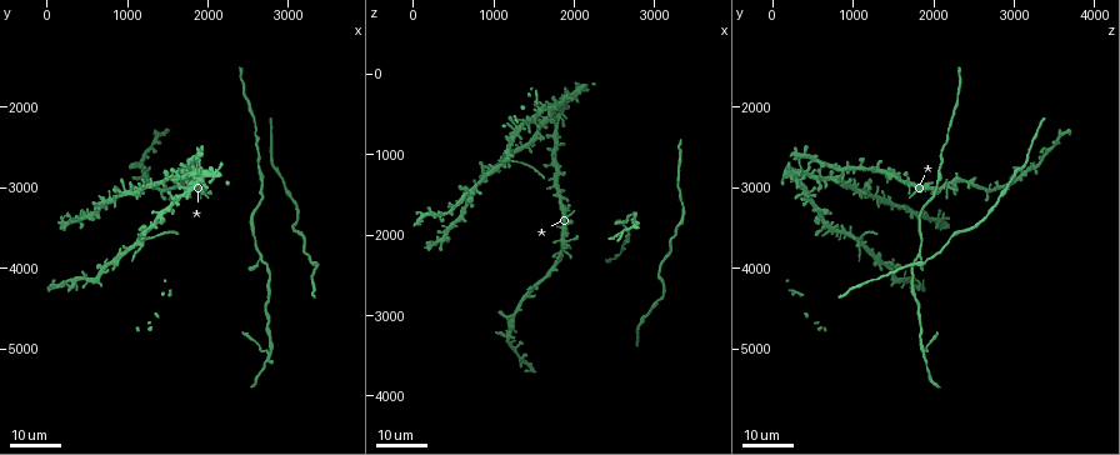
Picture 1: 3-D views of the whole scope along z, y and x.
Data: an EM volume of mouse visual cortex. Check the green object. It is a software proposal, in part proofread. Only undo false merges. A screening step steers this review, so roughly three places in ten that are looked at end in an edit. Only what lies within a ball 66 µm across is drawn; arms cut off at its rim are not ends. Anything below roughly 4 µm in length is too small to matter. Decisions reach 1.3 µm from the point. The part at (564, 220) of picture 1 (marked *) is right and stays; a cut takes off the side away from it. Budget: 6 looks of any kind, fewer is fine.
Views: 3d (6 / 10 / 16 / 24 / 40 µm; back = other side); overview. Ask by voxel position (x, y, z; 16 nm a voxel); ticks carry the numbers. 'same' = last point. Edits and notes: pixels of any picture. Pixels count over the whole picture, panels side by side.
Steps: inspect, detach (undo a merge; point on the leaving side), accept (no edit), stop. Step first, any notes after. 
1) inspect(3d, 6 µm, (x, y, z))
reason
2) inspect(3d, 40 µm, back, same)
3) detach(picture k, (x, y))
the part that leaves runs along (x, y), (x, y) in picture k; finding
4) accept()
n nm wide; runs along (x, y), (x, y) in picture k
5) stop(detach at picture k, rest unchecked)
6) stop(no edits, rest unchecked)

inspect(3d, 16 µm, (1900, 3000, 2100))
small branch off a trunk

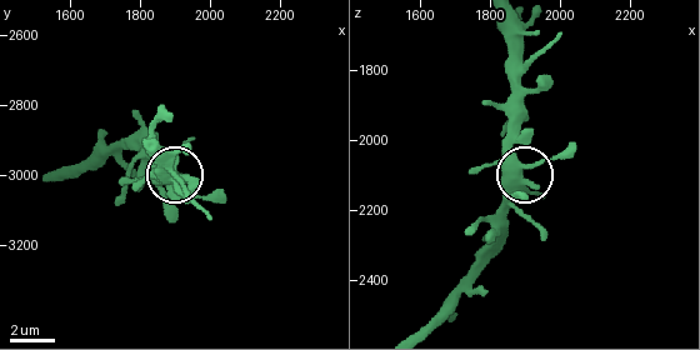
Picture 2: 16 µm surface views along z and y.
inspect(3d, 10 µm, same)

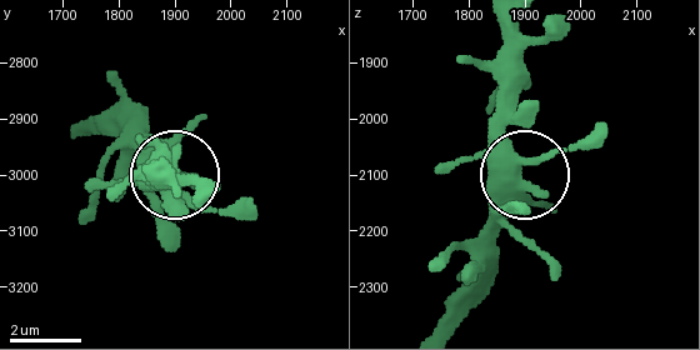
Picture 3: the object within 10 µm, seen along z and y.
inspect(3d, 10 µm, back, same)

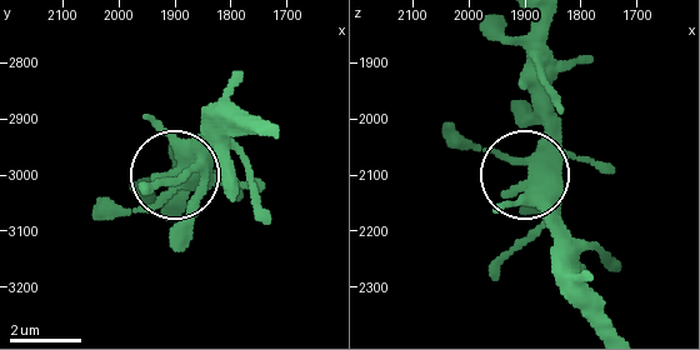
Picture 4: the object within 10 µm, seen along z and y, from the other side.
accept()
290 nm wide; continuous, no second neuron

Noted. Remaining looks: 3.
inspect(3d, 24 µm, (2750, 5050, 1900))
thin arm on a thick one

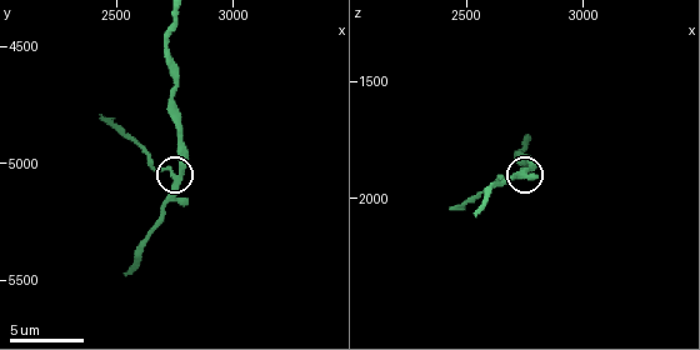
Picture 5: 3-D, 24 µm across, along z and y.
inspect(3d, 10 µm, same)
zoom in

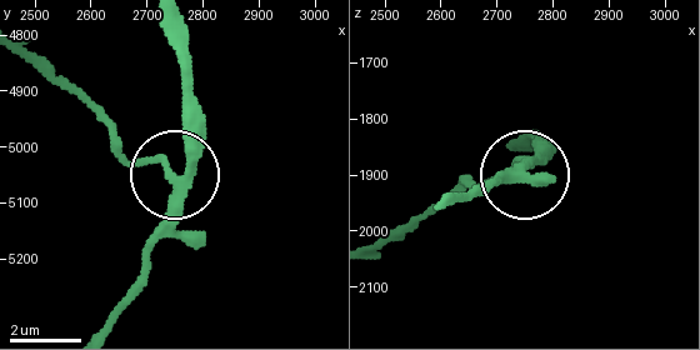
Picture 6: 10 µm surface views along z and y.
detach(picture 6, (133, 164))
250 nm wide; a second neuron is stuck on

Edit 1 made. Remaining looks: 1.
stop(detach at picture 6, rest unchecked)

